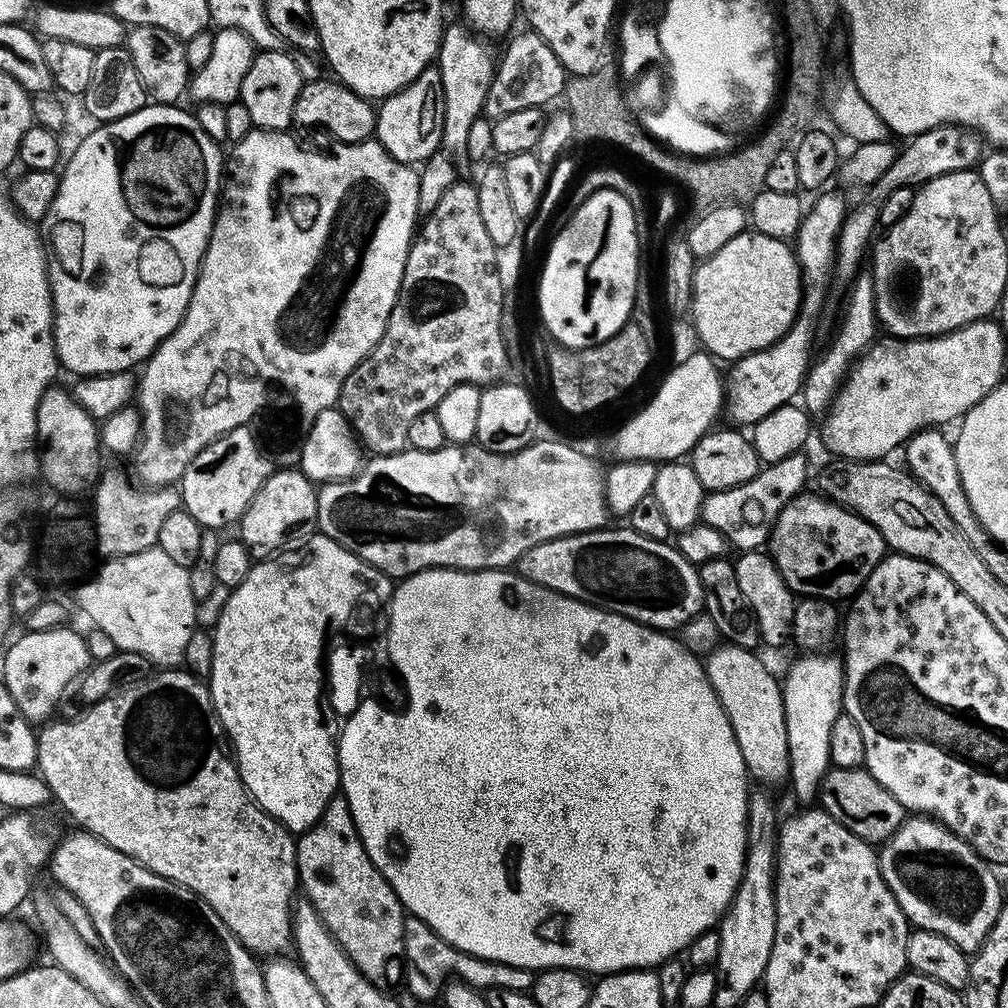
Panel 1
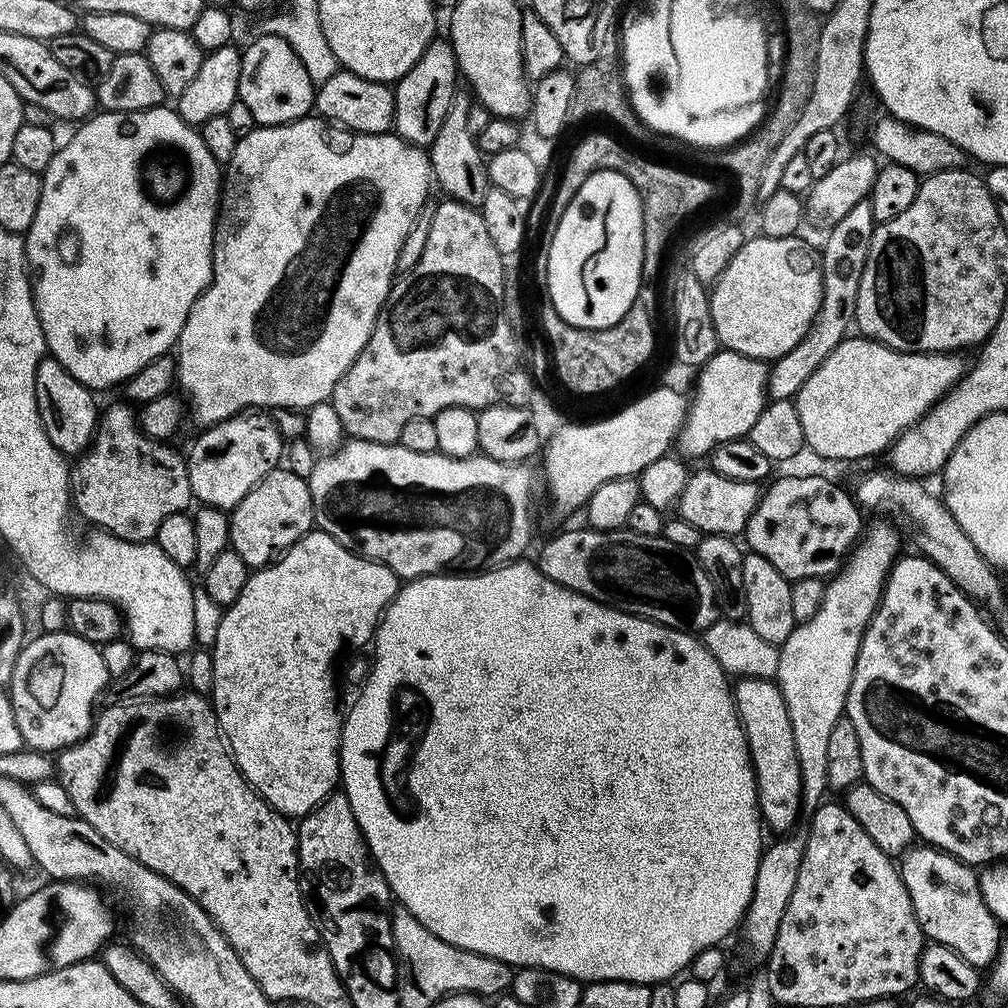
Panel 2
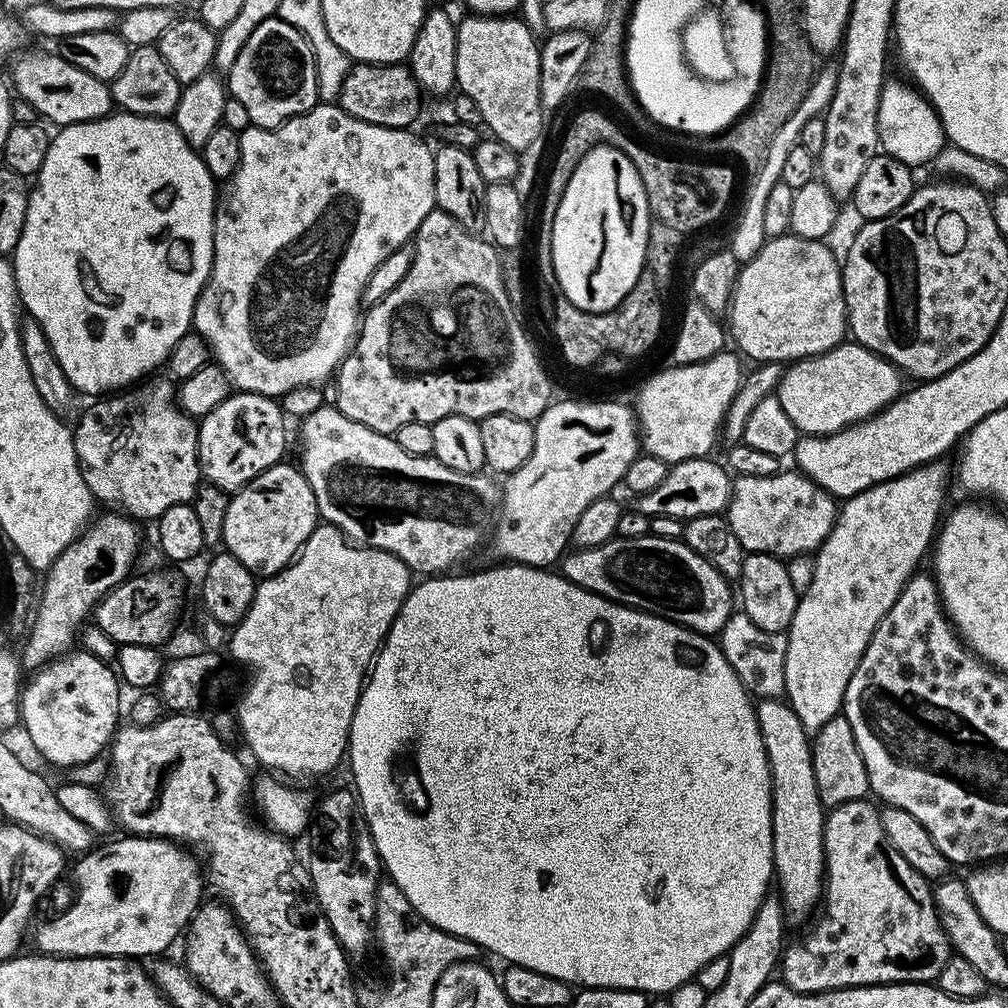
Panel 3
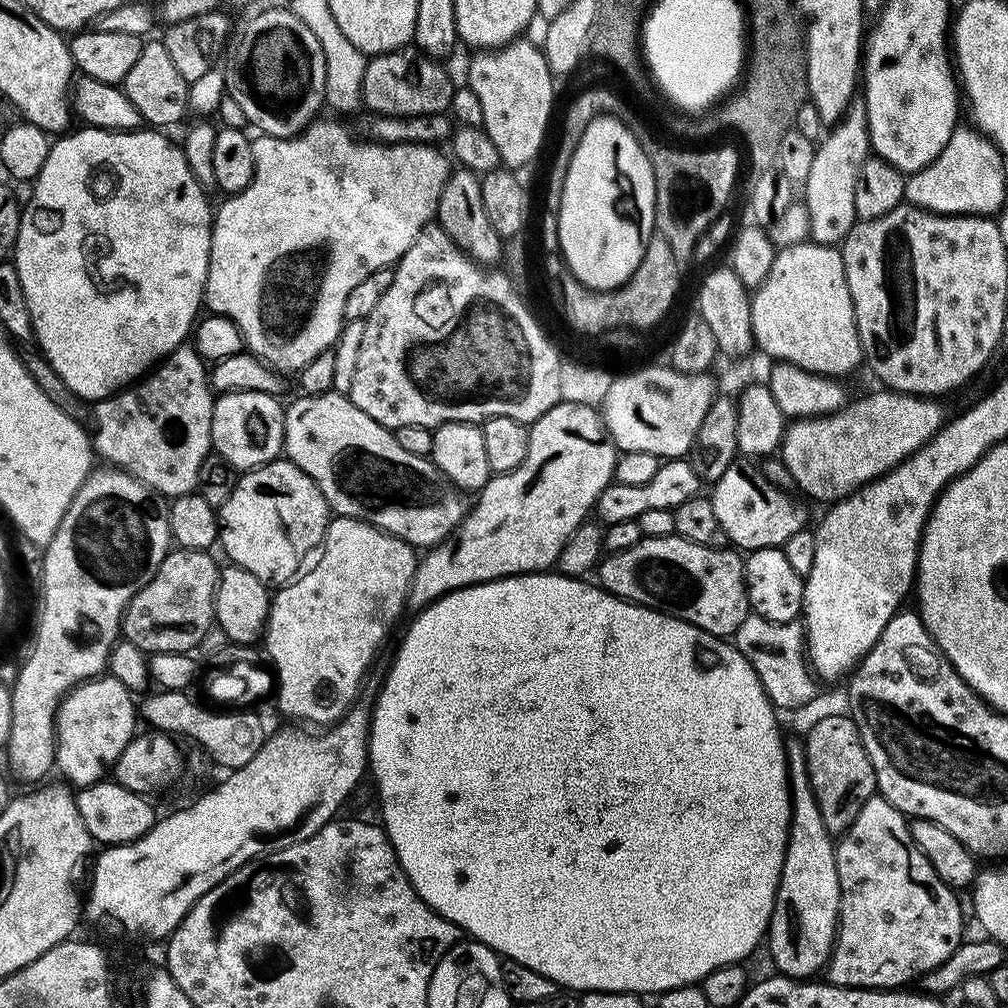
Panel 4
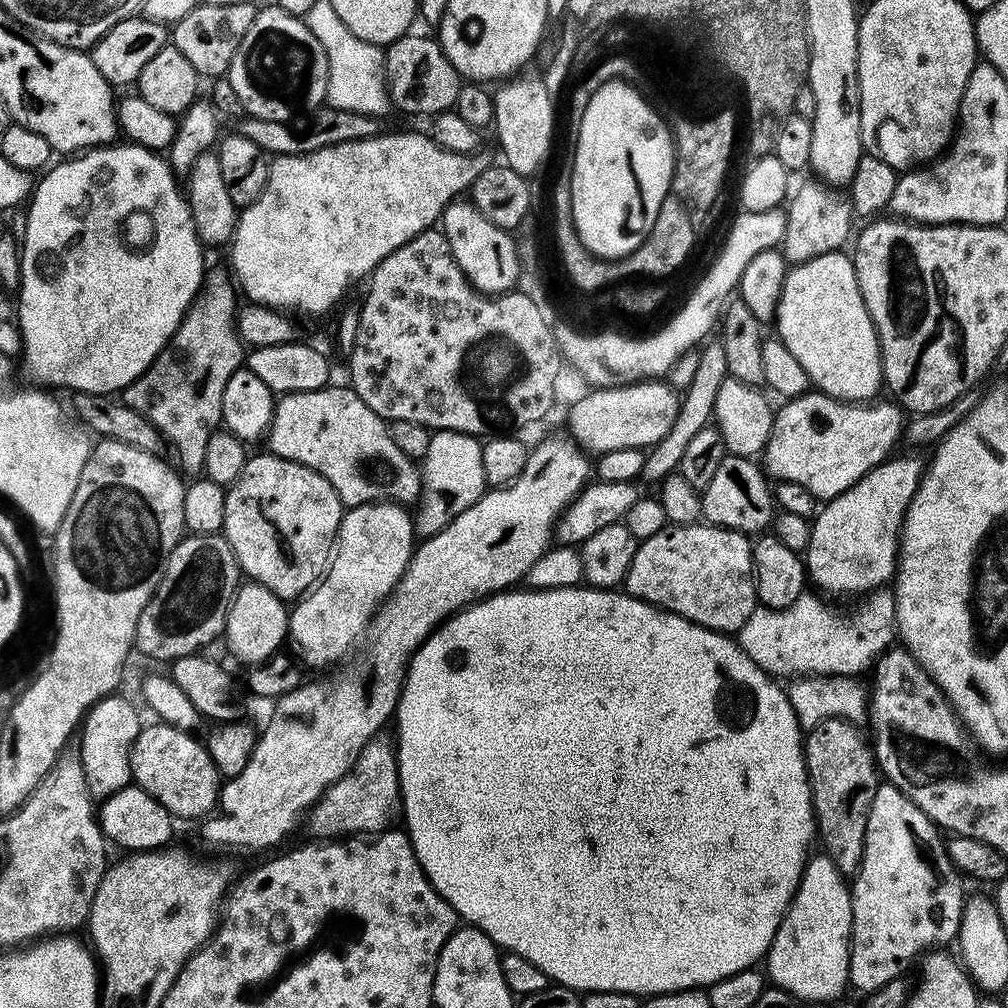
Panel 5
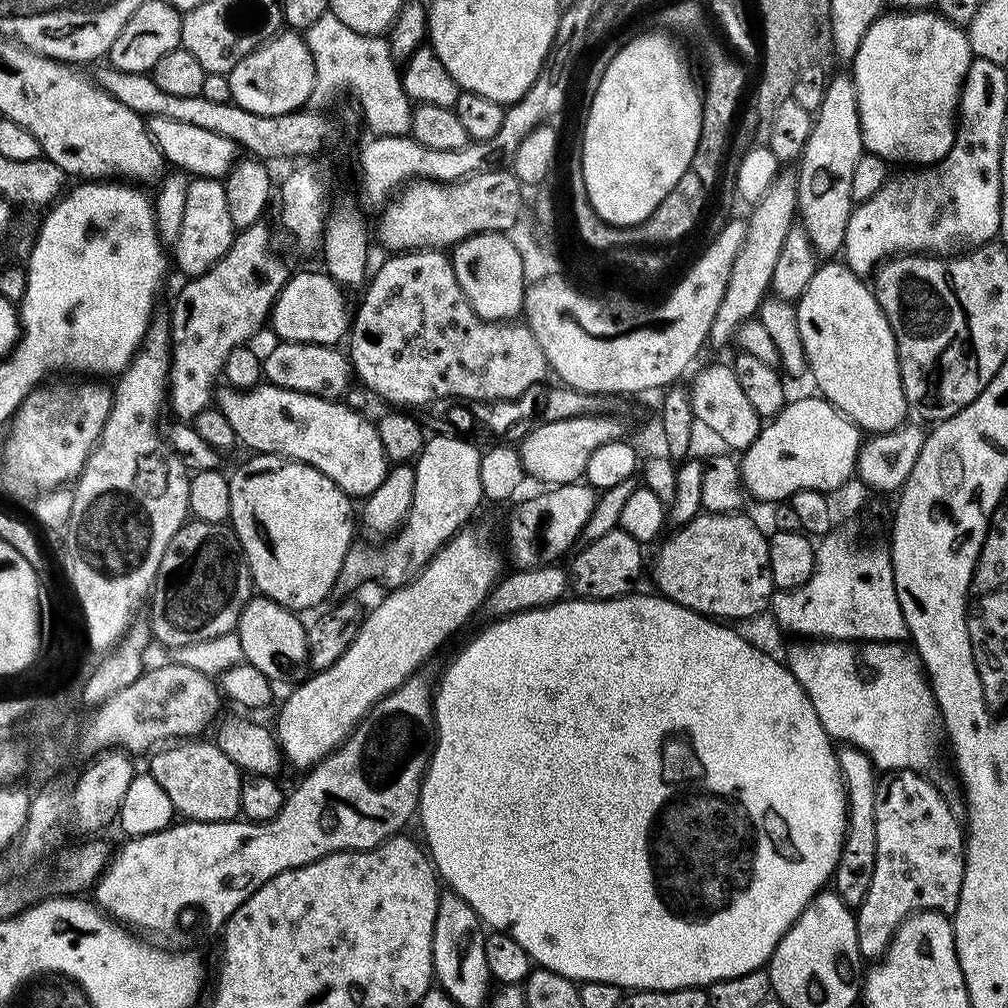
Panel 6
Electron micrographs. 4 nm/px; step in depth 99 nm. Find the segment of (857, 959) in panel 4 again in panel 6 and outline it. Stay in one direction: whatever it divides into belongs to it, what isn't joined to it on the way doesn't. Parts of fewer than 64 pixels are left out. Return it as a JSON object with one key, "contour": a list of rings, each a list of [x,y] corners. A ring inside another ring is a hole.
{"contour":[[[909,768],[888,770],[879,777],[876,785],[876,826],[877,856],[873,877],[866,891],[866,898],[855,909],[858,946],[861,957],[868,962],[876,962],[888,949],[892,935],[902,921],[918,912],[943,912],[951,914],[958,906],[958,894],[962,890],[964,873],[965,829],[956,821],[950,805],[944,796],[928,781],[927,775],[911,772]]]}

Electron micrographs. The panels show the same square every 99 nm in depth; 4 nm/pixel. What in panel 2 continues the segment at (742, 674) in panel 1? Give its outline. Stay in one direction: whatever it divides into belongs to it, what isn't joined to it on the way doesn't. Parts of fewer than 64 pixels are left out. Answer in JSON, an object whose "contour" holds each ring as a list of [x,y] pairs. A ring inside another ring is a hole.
{"contour":[[[746,676],[735,681],[732,696],[736,700],[736,713],[740,715],[740,725],[744,728],[748,753],[752,755],[752,769],[756,775],[756,793],[763,823],[769,829],[772,827],[776,834],[789,833],[797,827],[796,819],[801,819],[802,816],[802,774],[799,770],[798,752],[795,749],[794,730],[790,726],[790,714],[786,710],[780,686],[775,679],[763,680],[757,676]]]}

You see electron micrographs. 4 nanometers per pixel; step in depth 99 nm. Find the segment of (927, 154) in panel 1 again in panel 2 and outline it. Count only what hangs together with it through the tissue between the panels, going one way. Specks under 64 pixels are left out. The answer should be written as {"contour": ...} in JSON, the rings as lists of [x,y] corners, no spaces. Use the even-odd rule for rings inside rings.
{"contour":[[[867,199],[858,202],[858,206],[853,206],[834,227],[827,229],[824,252],[822,248],[819,253],[822,274],[820,312],[802,342],[798,342],[794,350],[771,361],[767,394],[769,401],[792,400],[796,397],[798,390],[806,386],[810,374],[814,374],[814,370],[818,370],[818,366],[822,366],[822,362],[826,362],[826,358],[830,358],[832,351],[849,335],[848,324],[850,328],[850,321],[856,315],[858,282],[862,278],[862,270],[866,268],[866,254],[876,225],[871,212],[871,202]]]}

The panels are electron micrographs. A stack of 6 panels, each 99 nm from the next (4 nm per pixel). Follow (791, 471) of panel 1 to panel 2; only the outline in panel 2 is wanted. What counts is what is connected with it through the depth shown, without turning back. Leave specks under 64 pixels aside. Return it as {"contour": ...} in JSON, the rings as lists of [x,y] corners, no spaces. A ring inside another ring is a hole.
{"contour":[[[708,466],[703,468],[701,472],[693,471],[689,475],[680,499],[674,505],[675,511],[680,511],[677,512],[679,519],[690,522],[690,526],[694,526],[702,534],[739,537],[748,525],[750,514],[754,514],[756,503],[760,501],[761,485],[724,477]]]}

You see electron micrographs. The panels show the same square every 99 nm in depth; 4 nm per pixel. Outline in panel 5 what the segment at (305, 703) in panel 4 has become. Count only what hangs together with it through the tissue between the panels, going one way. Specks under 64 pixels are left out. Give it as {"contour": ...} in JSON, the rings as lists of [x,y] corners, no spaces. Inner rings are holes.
{"contour":[[[377,502],[357,504],[345,511],[334,555],[322,579],[291,609],[288,618],[291,643],[300,647],[300,656],[310,667],[338,663],[363,634],[364,627],[373,623],[378,609],[408,569],[414,551],[412,536],[414,516],[405,505]]]}

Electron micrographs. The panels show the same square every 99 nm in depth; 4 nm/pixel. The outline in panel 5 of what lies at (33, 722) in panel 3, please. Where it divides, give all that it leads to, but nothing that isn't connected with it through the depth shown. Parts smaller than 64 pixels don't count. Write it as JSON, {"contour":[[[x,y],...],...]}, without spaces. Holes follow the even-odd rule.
{"contour":[[[109,694],[103,700],[97,700],[88,709],[82,721],[82,731],[79,733],[85,782],[91,795],[96,798],[112,796],[115,792],[122,791],[132,780],[131,748],[142,729],[142,721],[140,722],[135,706],[120,695]]]}

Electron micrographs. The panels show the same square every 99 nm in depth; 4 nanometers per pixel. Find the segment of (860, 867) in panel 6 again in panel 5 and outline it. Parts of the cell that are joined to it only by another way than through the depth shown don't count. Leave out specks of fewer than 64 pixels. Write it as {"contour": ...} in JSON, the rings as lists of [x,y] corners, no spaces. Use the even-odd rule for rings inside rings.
{"contour":[[[843,717],[824,720],[809,731],[805,739],[805,760],[812,785],[813,811],[817,821],[818,836],[824,844],[823,851],[835,862],[836,869],[845,876],[855,875],[864,853],[866,824],[870,806],[880,785],[880,771],[875,753],[863,734],[853,725],[853,721]]]}

